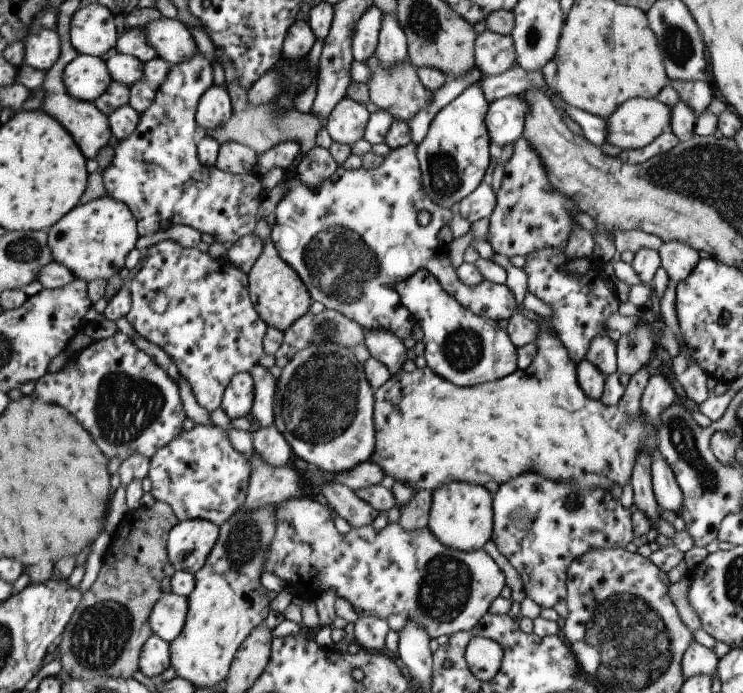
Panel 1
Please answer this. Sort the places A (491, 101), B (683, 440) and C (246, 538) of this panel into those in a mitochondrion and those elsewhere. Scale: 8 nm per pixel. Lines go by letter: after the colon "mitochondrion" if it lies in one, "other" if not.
A: other
B: mitochondrion
C: mitochondrion

